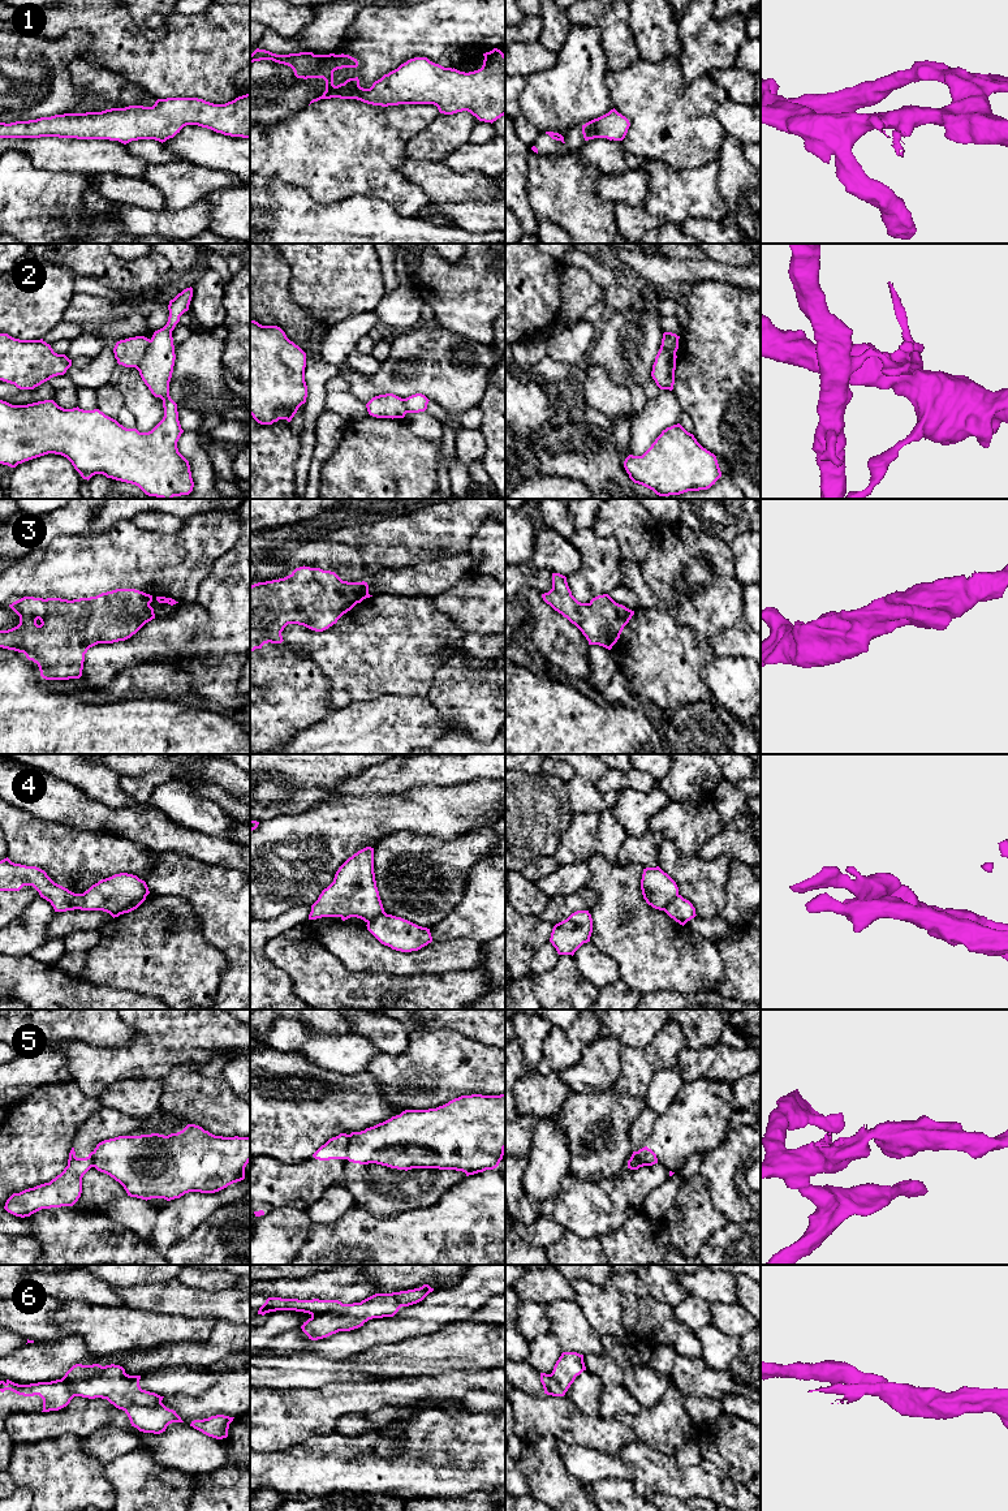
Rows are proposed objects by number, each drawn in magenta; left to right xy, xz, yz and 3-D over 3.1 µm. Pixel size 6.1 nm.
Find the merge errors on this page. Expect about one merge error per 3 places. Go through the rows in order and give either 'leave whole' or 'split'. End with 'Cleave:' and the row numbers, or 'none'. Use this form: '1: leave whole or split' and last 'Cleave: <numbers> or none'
1: leave whole
2: split
3: leave whole
4: split
5: split
6: leave whole
Cleave: 2, 4, 5

